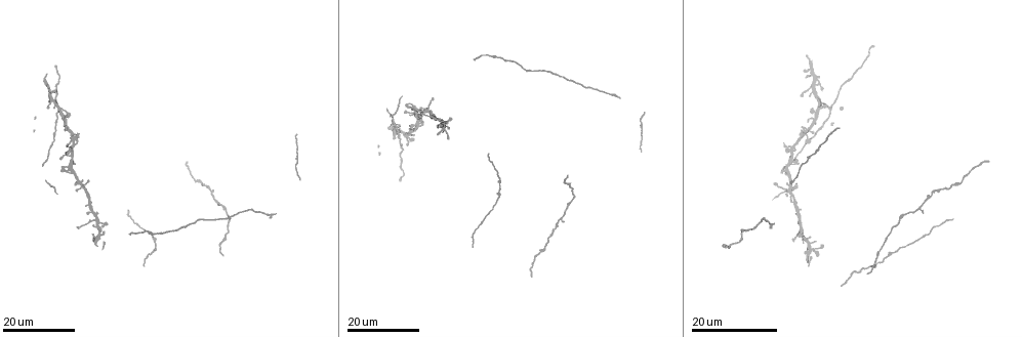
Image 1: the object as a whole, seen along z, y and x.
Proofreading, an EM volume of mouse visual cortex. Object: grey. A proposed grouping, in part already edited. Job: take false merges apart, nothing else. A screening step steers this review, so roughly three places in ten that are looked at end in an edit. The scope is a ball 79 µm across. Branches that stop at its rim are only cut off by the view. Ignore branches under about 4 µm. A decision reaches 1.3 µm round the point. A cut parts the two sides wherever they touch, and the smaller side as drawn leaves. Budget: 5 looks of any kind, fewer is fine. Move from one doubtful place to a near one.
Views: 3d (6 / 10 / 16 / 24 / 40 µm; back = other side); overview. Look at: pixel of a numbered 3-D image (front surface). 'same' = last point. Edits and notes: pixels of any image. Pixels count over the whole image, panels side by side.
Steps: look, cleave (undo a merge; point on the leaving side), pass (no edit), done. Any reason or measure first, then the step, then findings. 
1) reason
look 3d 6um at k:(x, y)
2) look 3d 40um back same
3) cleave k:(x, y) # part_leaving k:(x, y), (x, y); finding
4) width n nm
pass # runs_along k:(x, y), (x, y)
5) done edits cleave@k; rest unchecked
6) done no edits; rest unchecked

small branch off a trunk
look 3d 16um at 1:(58, 119)

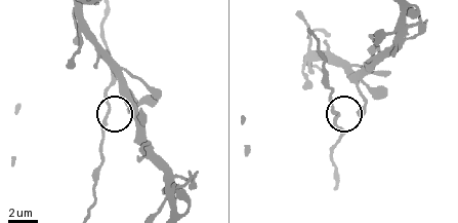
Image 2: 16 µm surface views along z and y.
look 3d 6um at 2:(339, 112)

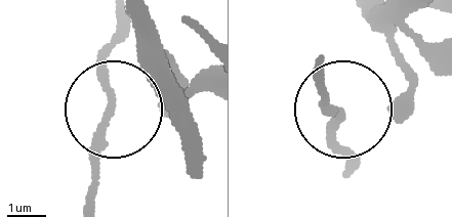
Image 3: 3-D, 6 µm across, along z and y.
pass # all the same neuron

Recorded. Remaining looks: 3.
three-way junction
look 3d 24um at 1:(813, 114)

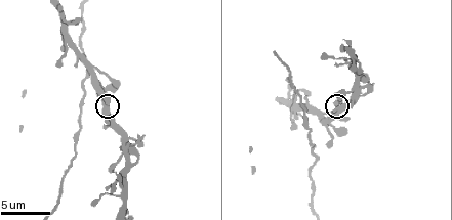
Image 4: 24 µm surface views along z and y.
closer look
look 3d 10um at 4:(108, 110)

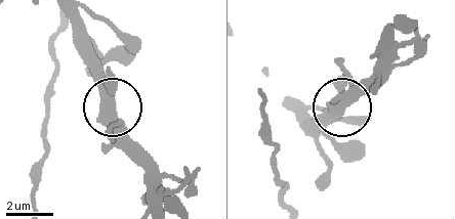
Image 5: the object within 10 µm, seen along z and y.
pass # one neuron here

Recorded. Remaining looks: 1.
done no edits; rest unchecked

